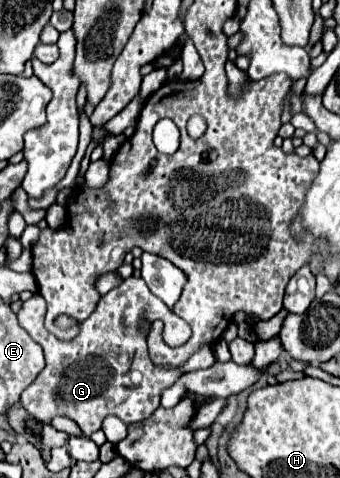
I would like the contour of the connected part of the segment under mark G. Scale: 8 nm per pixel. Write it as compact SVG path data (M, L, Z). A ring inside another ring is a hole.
M140 277L124 279L110 293L102 295L96 311L78 325L80 333L68 343L58 341L44 329L44 315L46 301L40 295L24 301L22 309L18 311L20 325L44 349L46 357L46 369L22 393L20 399L24 409L34 419L50 423L48 419L52 417L68 417L76 421L88 437L102 427L106 415L116 415L126 425L150 417L160 405L160 393L176 383L176 375L168 375L168 371L158 369L150 361L146 349L147 335L141 332L139 322L145 319L153 323L157 319L178 316L150 293Z

